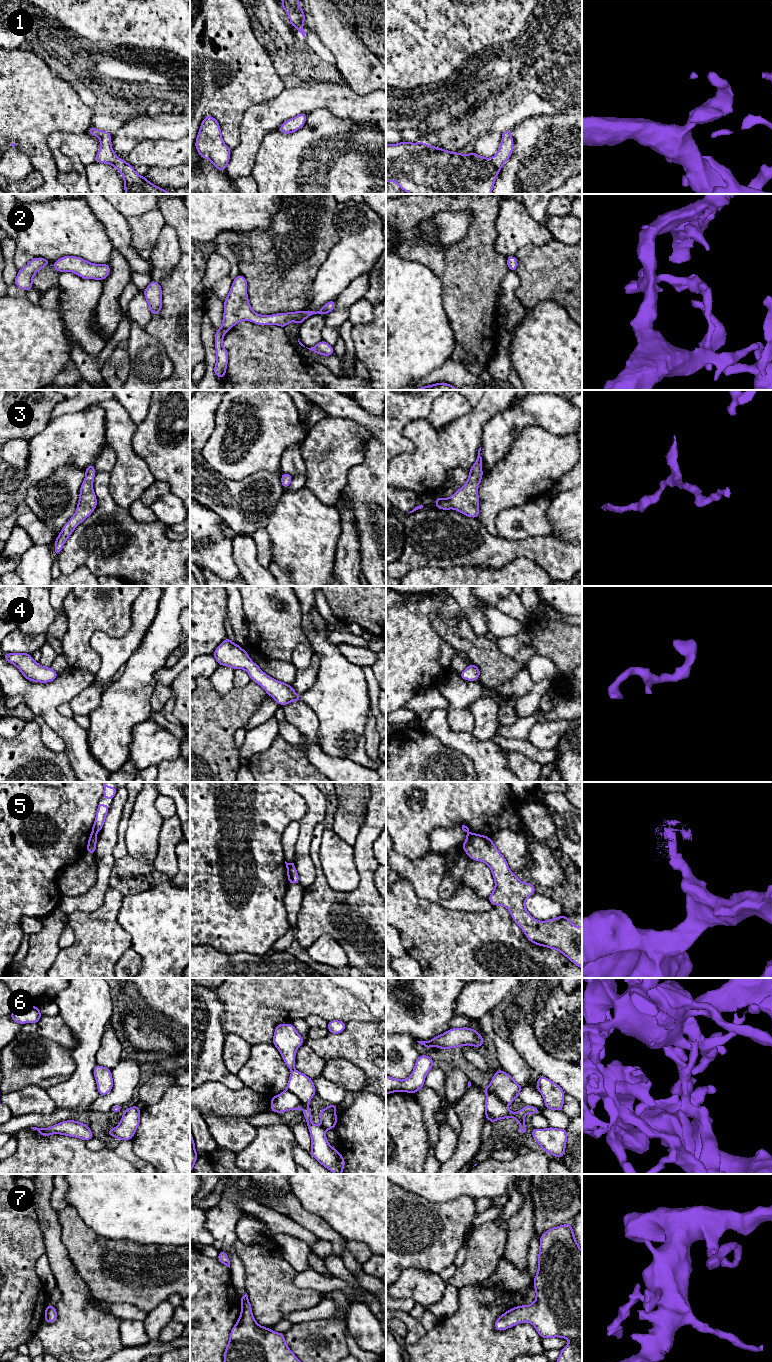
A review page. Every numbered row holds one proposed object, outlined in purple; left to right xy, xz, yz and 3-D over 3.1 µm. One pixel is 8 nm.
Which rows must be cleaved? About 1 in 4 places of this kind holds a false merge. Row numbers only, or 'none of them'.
5

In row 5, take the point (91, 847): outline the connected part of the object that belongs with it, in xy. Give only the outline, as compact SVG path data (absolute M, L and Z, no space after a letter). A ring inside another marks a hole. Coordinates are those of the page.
M93 834L90 835L89 840L88 840L88 846L86 848L86 851L93 855L95 854L95 850L96 850L97 838L98 838L98 836L96 836L96 835L93 835Z

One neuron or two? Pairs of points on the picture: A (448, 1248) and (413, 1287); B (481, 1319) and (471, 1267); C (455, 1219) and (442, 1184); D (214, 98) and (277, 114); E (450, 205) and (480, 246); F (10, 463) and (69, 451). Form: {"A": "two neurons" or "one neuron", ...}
{"A": "two neurons", "B": "two neurons", "C": "two neurons", "D": "two neurons", "E": "one neuron", "F": "two neurons"}

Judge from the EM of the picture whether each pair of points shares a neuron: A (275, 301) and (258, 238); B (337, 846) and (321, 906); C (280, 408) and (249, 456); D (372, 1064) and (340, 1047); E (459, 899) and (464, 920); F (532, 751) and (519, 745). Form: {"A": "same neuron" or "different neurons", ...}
{"A": "same neuron", "B": "different neurons", "C": "same neuron", "D": "same neuron", "E": "different neurons", "F": "same neuron"}

